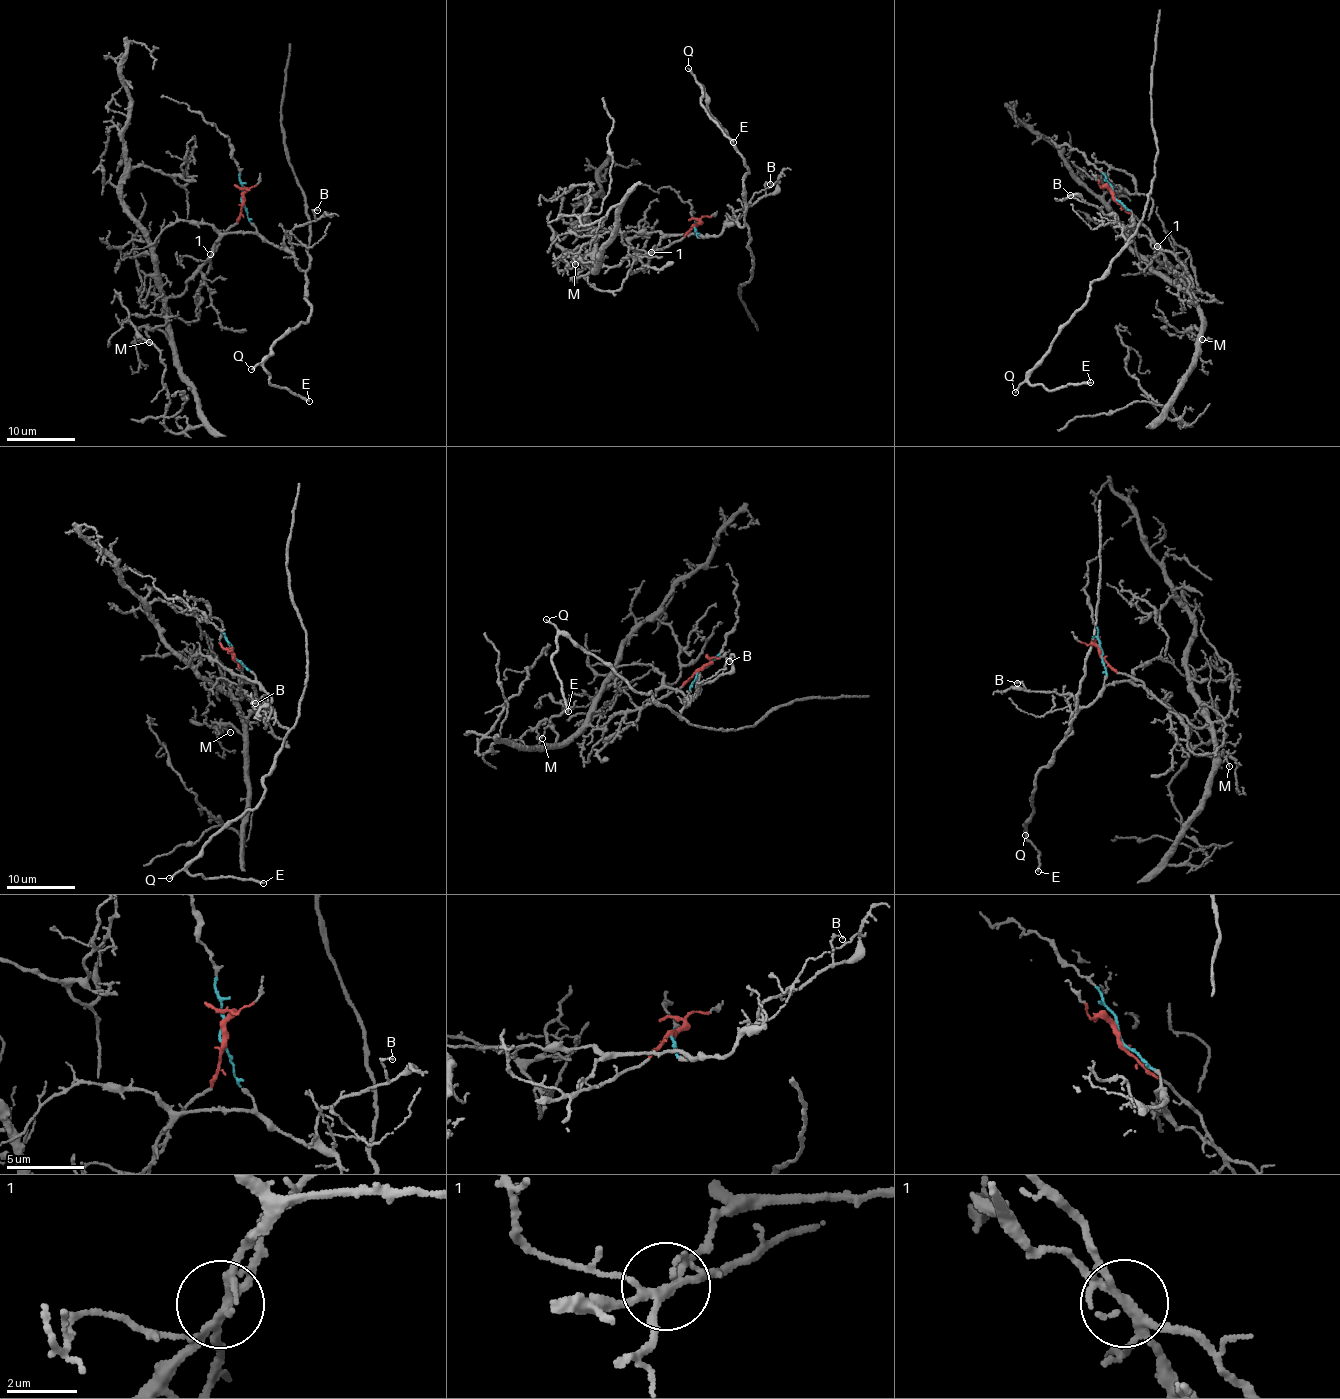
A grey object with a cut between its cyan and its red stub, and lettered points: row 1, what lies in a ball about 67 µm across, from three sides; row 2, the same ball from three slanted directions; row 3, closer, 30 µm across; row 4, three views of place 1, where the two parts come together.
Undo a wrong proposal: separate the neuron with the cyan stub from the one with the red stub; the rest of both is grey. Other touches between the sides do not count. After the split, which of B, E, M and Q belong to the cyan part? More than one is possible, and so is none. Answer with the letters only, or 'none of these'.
B, E, Q

